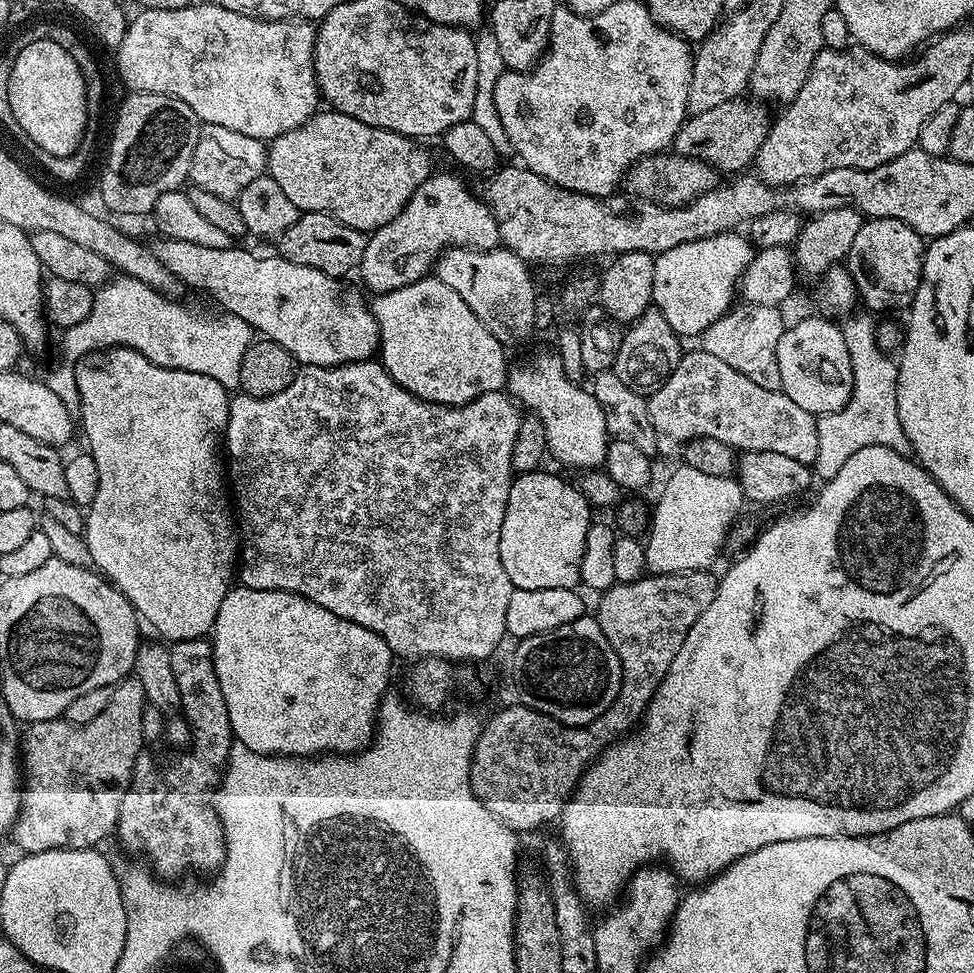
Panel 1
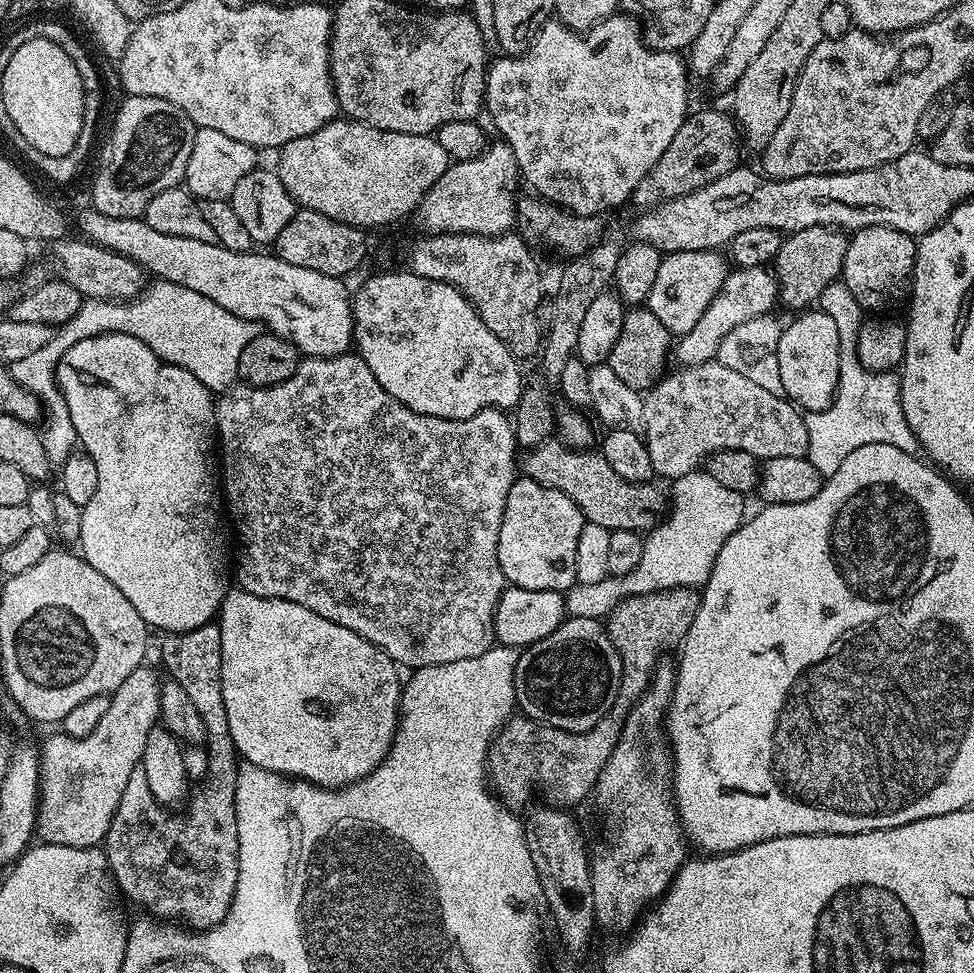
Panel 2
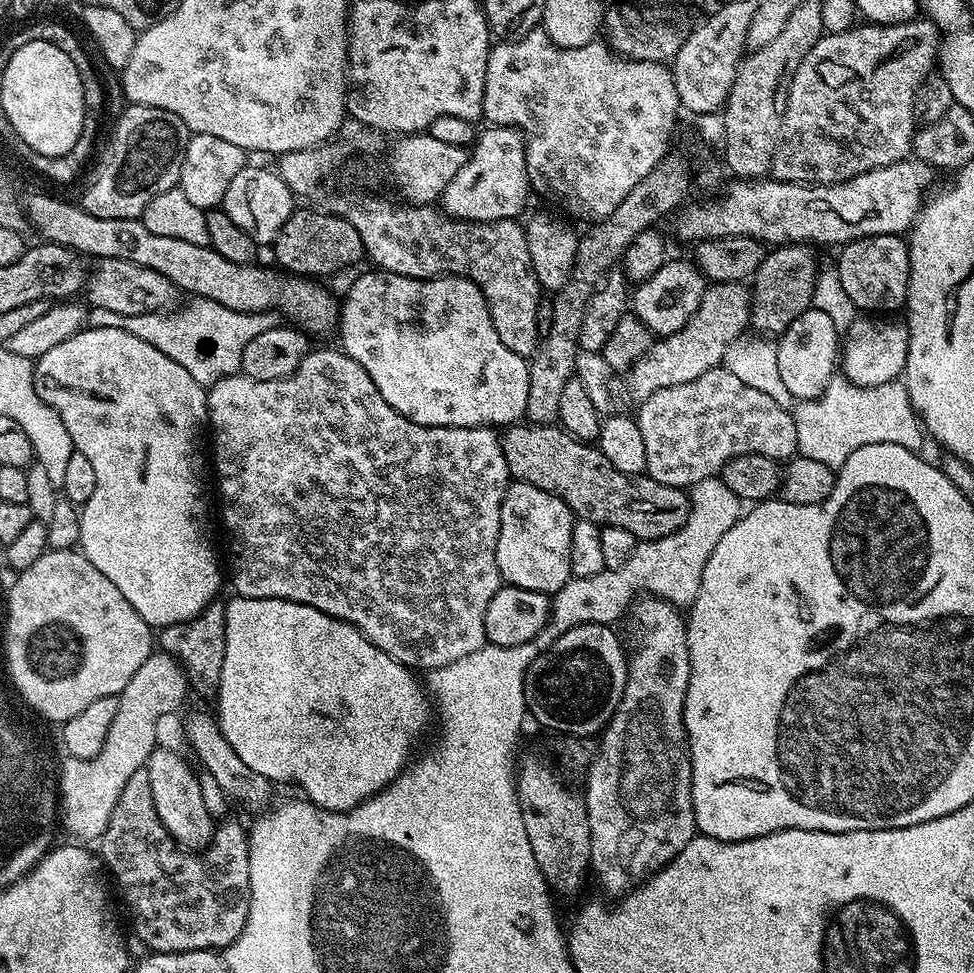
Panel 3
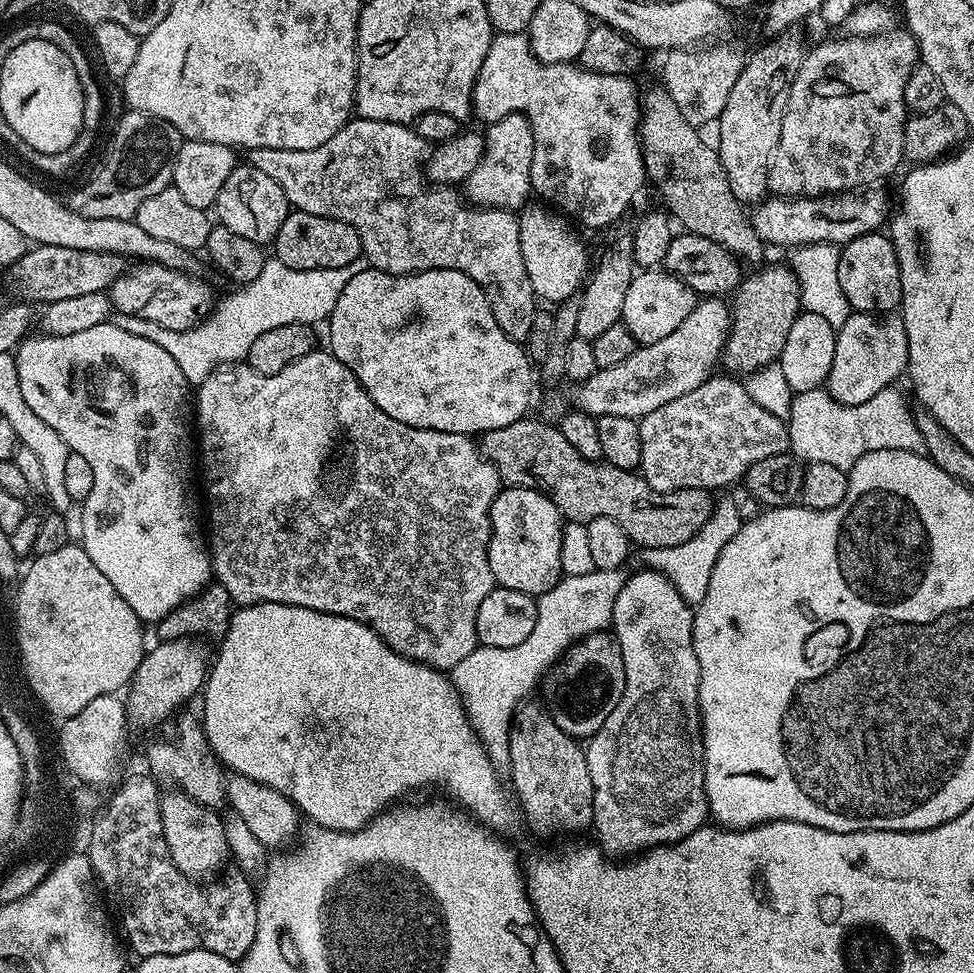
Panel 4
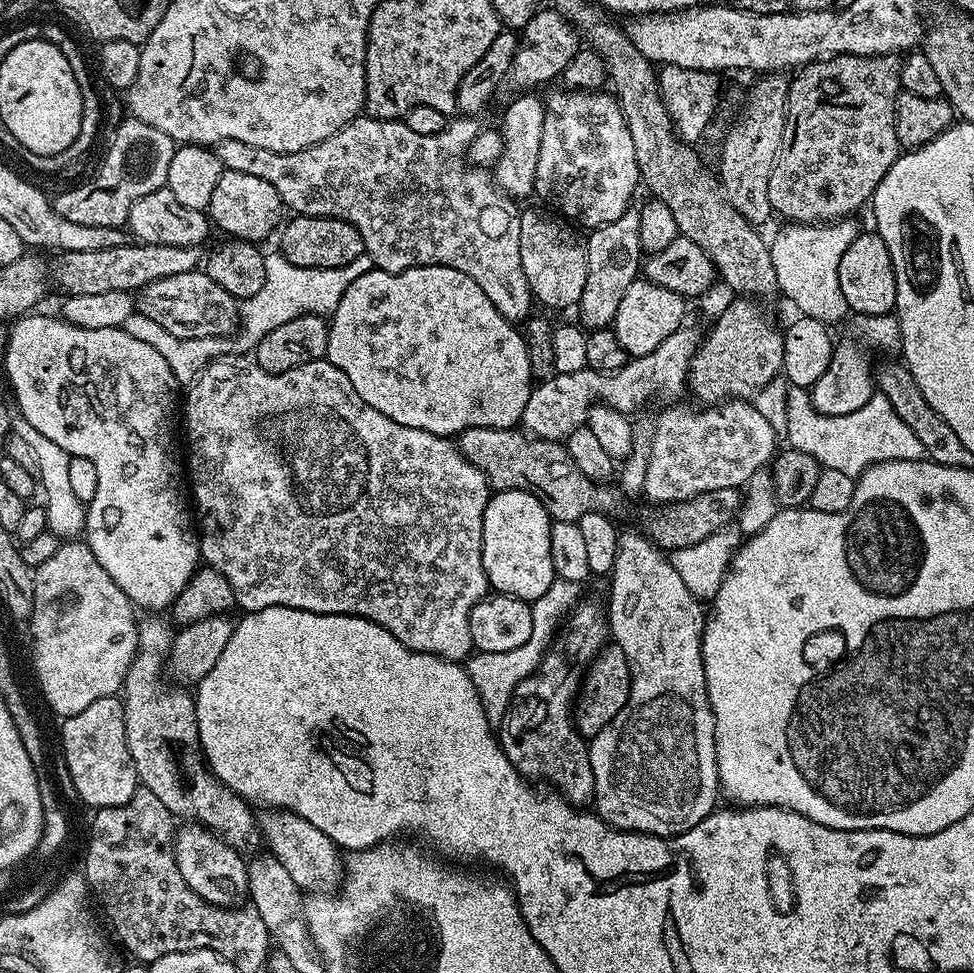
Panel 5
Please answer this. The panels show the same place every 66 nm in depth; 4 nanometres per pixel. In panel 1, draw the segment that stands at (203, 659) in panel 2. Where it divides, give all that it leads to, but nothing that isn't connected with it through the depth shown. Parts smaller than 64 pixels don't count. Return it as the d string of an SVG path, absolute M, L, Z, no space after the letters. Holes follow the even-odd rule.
M211 639L177 640L168 652L174 682L178 682L178 706L184 710L183 719L192 732L191 747L165 768L160 768L148 750L141 751L134 762L114 832L120 835L120 844L126 851L141 852L149 860L157 877L176 882L187 872L219 873L224 864L224 827L210 793L219 785L226 763L225 753L216 748L231 748L234 737L230 714L226 714L226 698L222 698L222 686L214 670Z

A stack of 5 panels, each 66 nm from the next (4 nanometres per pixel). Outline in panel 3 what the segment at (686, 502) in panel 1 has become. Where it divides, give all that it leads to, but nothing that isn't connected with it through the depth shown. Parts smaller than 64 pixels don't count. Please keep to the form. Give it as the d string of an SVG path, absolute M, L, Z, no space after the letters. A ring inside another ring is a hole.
M716 476L706 478L702 482L693 484L688 492L688 500L692 503L690 514L686 522L674 534L666 534L666 538L657 540L641 540L637 543L634 554L622 562L617 568L603 568L598 574L590 578L573 578L562 586L550 600L550 615L548 625L538 633L535 643L540 646L547 646L553 640L557 640L566 630L583 624L606 624L615 625L615 620L624 612L624 607L631 605L641 594L647 594L652 598L659 598L668 601L669 604L677 606L691 606L698 598L698 592L702 586L702 570L706 570L706 562L710 562L710 556L714 554L714 548L722 539L722 534L734 526L734 522L742 515L742 502Z

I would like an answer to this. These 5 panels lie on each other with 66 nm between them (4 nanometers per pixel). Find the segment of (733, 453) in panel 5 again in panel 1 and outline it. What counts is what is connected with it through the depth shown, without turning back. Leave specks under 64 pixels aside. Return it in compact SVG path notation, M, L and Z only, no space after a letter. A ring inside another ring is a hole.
M703 350L685 351L678 366L674 366L670 378L666 378L658 391L647 397L647 402L650 422L654 422L656 451L661 457L679 457L684 451L684 445L690 440L718 438L718 442L726 442L726 446L734 450L787 454L809 466L818 458L817 417L813 413L802 410L802 406L798 406L798 402L794 402L794 398L790 398L784 391L763 389L746 374L740 374L733 366L728 366L721 359Z

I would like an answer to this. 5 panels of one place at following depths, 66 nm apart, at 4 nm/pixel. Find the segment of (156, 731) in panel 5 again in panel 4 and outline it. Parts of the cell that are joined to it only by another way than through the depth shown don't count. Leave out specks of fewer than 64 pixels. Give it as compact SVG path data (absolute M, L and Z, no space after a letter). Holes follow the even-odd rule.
M188 712L185 716L177 715L176 729L169 740L156 740L148 748L148 768L157 781L165 780L168 786L178 786L179 791L186 793L194 802L206 808L219 809L219 804L225 803L225 775L222 766L216 759L214 749L208 745L204 726L199 715Z

